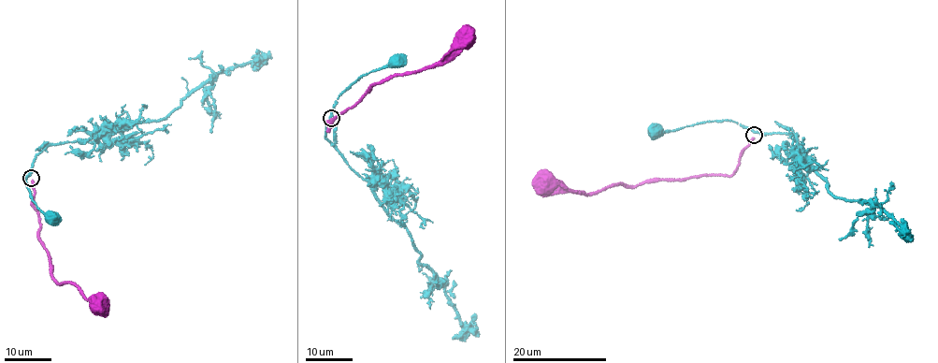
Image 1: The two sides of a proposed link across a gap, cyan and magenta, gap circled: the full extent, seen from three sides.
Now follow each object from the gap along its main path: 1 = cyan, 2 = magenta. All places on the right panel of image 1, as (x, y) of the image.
1: (754, 133), (792, 135), (805, 160), (832, 195), (883, 209), (899, 223), (901, 231), (889, 221)
2: (753, 137), (729, 176), (649, 181), (631, 188), (612, 186), (587, 196), (547, 180)

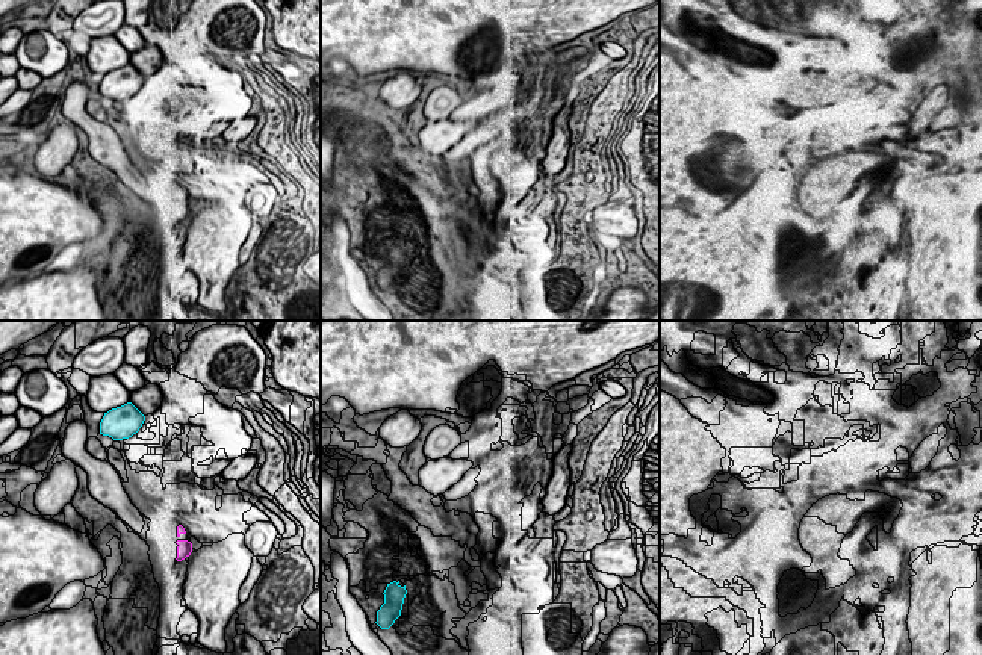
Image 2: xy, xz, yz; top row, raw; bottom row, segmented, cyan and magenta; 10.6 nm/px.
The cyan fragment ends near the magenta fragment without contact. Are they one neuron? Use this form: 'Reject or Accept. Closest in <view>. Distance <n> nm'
Reject. Closest in xy. Distance 1050 nm

